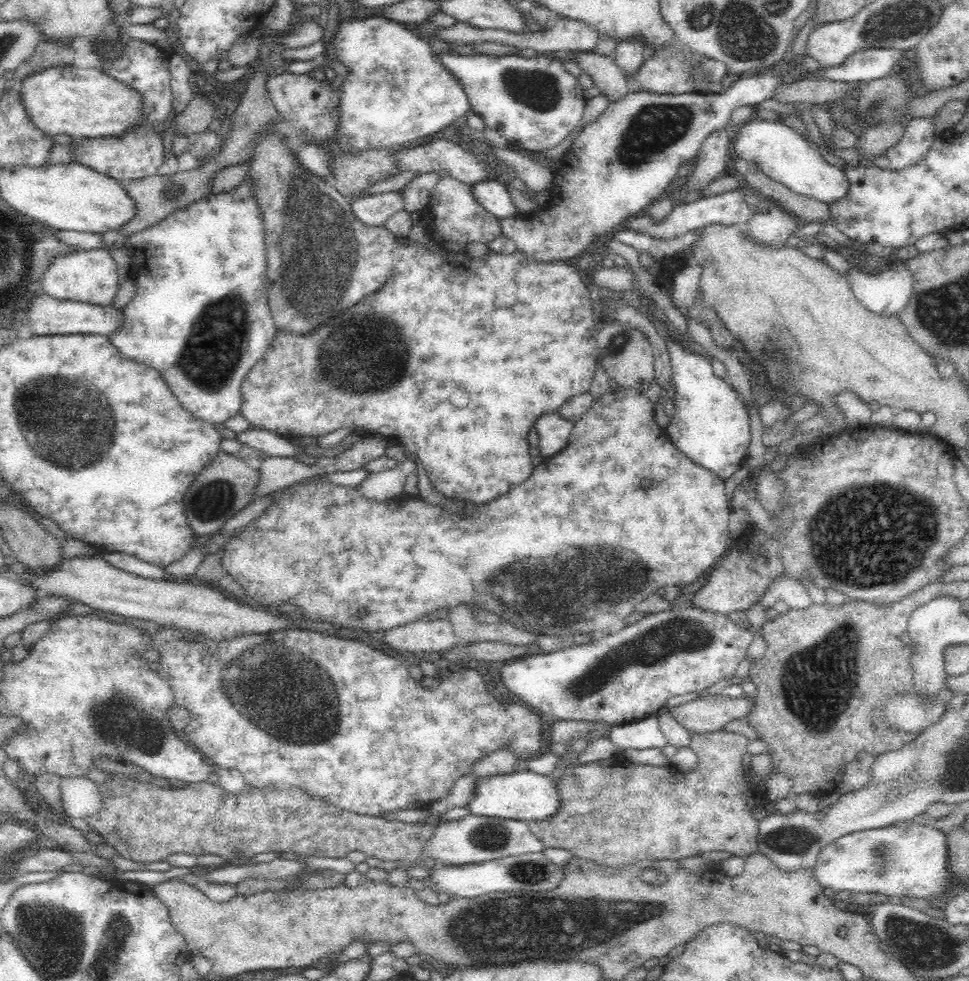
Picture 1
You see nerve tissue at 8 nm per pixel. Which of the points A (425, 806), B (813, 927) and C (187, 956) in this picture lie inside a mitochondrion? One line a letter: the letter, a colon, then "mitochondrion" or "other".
A: other
B: other
C: other

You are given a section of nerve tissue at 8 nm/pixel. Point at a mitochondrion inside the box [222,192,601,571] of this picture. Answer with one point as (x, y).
(364, 354)

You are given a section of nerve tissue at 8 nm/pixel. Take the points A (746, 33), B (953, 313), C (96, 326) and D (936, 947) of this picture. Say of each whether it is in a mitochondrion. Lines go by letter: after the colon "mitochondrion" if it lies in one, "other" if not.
A: mitochondrion
B: mitochondrion
C: other
D: mitochondrion

